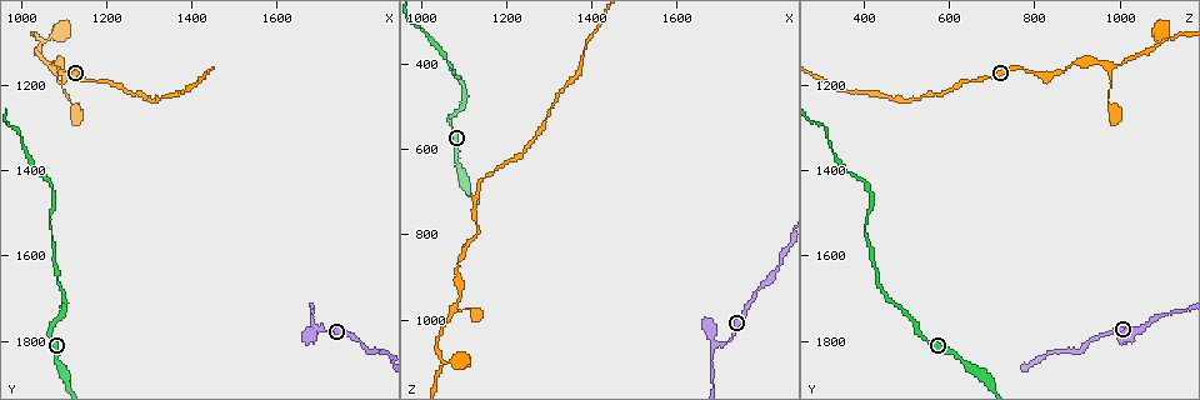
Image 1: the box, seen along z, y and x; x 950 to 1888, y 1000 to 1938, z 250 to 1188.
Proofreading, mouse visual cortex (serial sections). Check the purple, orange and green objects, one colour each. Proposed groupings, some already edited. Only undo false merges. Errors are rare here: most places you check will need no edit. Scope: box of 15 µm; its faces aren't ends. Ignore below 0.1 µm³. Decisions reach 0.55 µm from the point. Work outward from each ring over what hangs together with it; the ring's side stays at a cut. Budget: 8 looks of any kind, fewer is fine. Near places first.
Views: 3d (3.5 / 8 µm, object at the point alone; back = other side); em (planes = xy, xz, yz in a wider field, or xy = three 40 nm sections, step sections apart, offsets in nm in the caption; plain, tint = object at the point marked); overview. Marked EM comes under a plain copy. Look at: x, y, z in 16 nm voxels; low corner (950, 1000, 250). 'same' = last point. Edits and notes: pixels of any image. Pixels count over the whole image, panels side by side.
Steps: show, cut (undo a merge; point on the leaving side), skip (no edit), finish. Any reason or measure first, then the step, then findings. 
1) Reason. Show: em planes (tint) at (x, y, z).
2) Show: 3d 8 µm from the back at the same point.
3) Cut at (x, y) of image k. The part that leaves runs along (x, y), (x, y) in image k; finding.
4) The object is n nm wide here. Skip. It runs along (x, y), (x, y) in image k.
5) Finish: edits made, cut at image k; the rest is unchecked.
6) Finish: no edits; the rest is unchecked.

Arms part here. Show: 3d 3.5 µm at (1685, 1770, 1060).

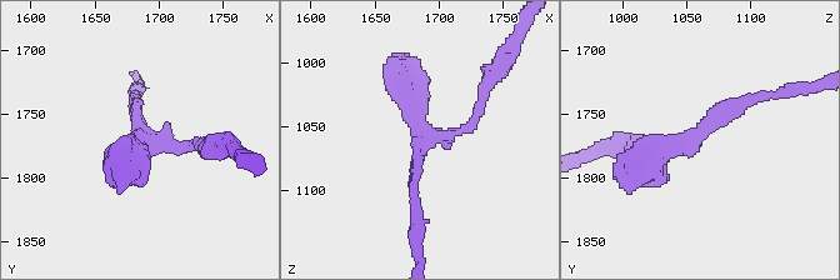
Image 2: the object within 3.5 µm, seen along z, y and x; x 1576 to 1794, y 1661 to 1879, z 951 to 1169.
3 arms meet here; the arms are 150, 200, 400 nm wide; need the tissue. Show: em xy step 5 (tint) at (1692, 1772, 1058).

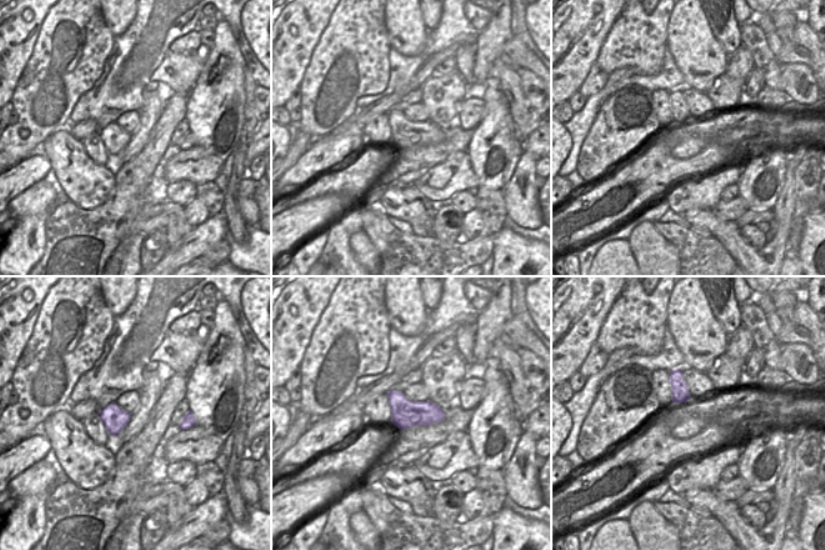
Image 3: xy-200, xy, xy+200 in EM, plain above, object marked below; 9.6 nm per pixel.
Skip. All the same cell.

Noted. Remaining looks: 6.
Three-way junction. Show: 3d 3.5 µm at (1080, 1160, 970).

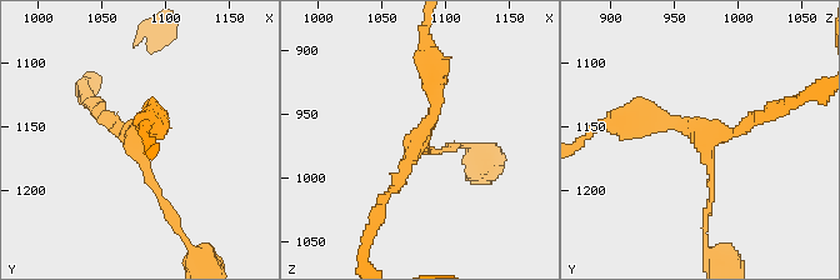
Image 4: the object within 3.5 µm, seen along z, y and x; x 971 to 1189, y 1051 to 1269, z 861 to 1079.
3 arms meet here; the arms are 100, 150, 250 nm wide. Show: em planes (tint) at (1078, 1158, 974).

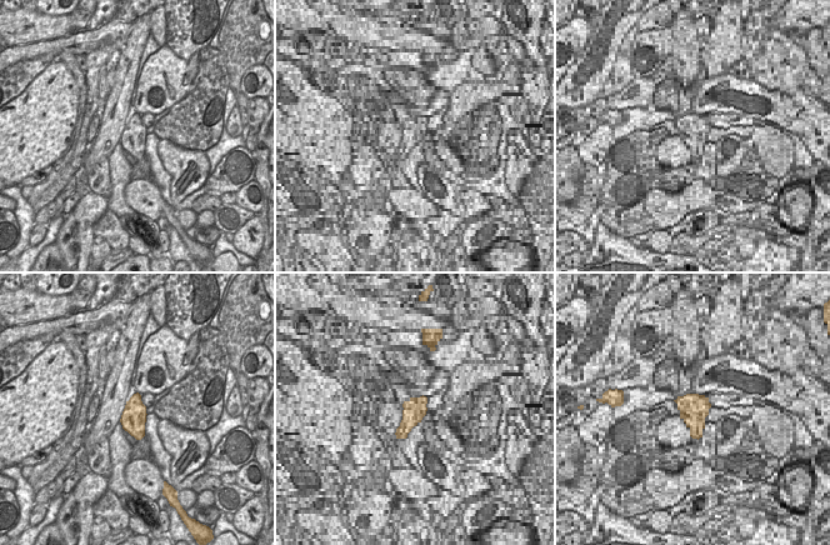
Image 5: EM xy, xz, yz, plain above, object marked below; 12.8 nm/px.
Skip. It runs along (431, 70), (435, 109), (381, 209) in image 4; all the same cell.

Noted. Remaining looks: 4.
A fork. Show: 3d 3.5 µm at (1050, 1100, 1105).

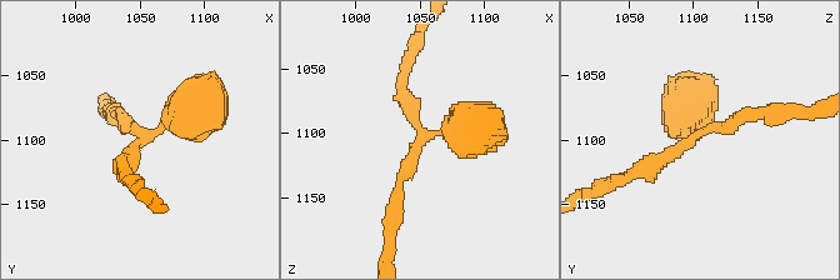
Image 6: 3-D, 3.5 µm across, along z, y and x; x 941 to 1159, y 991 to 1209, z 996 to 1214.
Show: em xy step 3 (tint) at (1052, 1098, 1102).

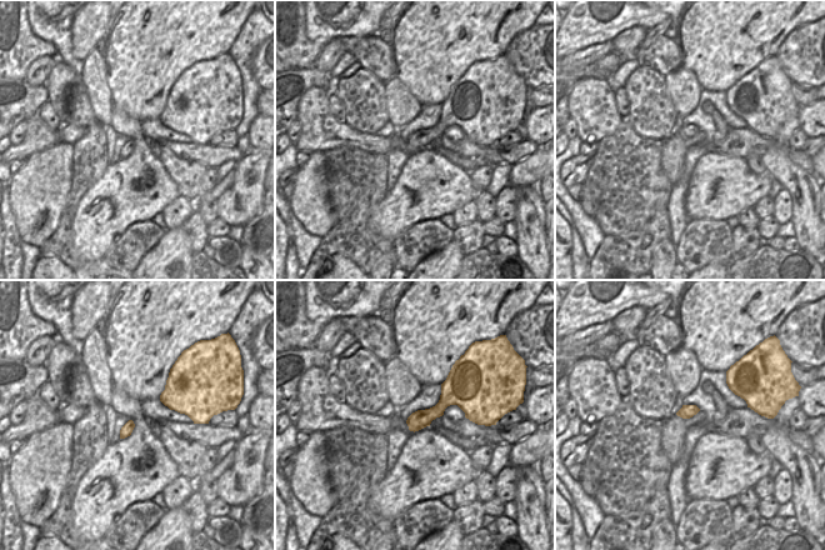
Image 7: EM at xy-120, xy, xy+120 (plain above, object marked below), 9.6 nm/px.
Skip. It runs along (125, 175), (129, 151), (209, 86) in image 6; one cell here.

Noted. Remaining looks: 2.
Finish: no edits; the rest is unchecked.

